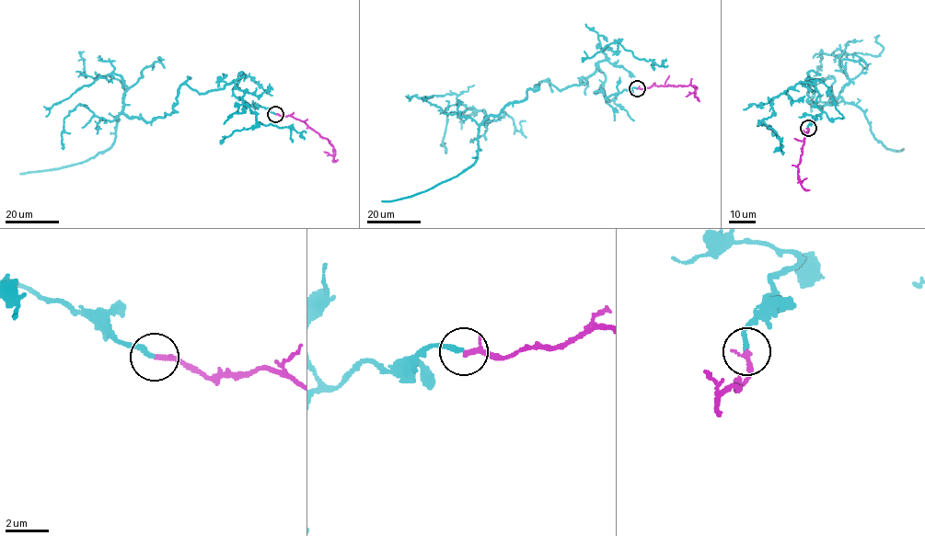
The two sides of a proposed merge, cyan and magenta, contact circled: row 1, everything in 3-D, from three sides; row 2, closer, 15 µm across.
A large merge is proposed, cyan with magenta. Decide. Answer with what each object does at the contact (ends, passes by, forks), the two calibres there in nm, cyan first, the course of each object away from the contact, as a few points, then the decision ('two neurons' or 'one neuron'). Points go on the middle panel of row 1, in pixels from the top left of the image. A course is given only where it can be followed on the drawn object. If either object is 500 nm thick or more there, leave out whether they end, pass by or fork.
cyan ends; magenta passes by; calibres 220 and 160 nm; course cyan (637, 88), (607, 98), (596, 70), (561, 89), (540, 82), (483, 120), (466, 170), (382, 201); course magenta (637, 88), (695, 85), (695, 95), (699, 101); two neurons

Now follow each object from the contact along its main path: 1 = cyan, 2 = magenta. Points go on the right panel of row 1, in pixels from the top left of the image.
1: (808, 129), (821, 112), (808, 75), (809, 103), (855, 104), (885, 147), (903, 148)
2: (808, 129), (798, 173), (801, 185), (809, 189)

